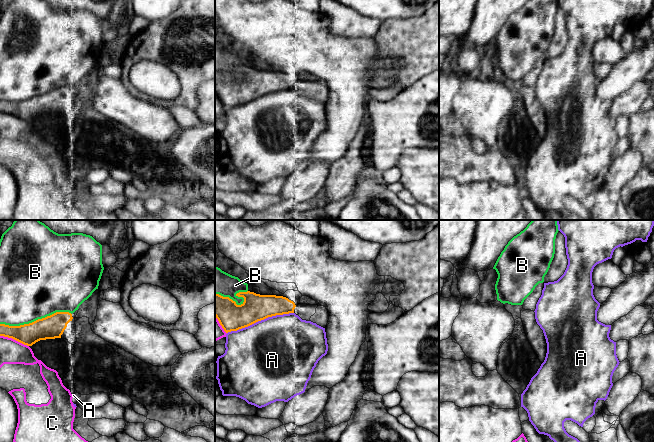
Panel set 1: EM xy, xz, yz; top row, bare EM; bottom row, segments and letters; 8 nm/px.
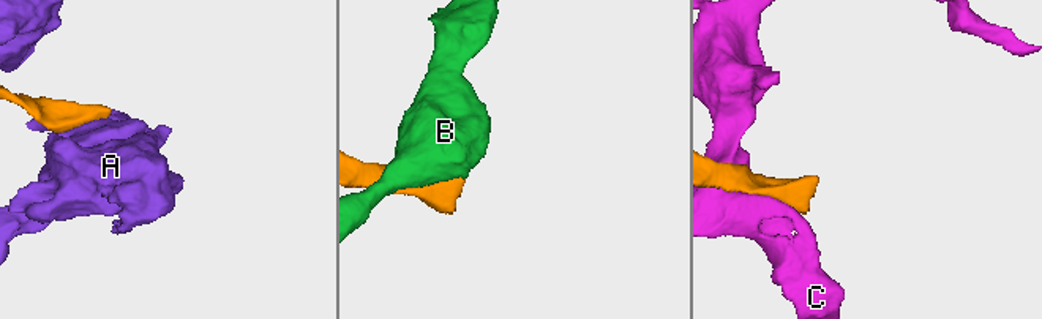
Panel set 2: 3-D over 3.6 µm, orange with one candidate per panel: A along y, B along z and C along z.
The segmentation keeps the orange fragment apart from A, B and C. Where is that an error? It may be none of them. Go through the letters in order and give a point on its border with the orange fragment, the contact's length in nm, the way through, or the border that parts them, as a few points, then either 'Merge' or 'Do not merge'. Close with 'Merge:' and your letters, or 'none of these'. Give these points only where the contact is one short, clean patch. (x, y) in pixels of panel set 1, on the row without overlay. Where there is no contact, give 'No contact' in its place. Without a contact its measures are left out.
A: Touches orange at xz (260, 96). Shared border 550 nm. Do not merge
B: Touches orange at xy (36, 96). Shared border 600 nm. Do not merge
C: Touches orange at xy (14, 115). Shared border 240 nm. Do not merge
Merge: none of these

